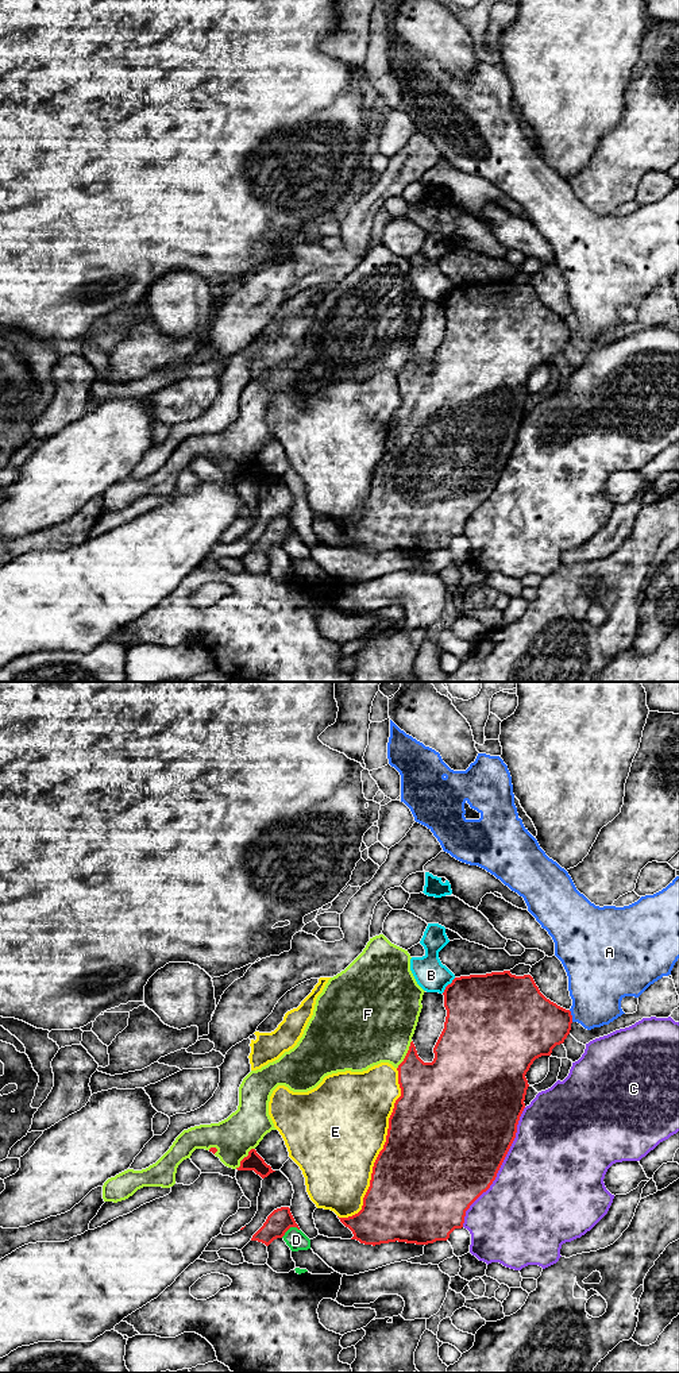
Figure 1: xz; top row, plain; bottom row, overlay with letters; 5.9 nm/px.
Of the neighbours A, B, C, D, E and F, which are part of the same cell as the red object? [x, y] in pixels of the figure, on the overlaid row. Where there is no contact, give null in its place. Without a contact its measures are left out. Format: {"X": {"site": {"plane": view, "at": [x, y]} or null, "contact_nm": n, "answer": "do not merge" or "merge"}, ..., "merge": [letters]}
{"A": {"site": {"plane": "xz", "at": [571, 1015]}, "contact_nm": 80, "answer": "do not merge"}, "B": {"site": {"plane": "xz", "at": [447, 986]}, "contact_nm": 130, "answer": "do not merge"}, "C": {"site": {"plane": "xz", "at": [500, 1167]}, "contact_nm": 800, "answer": "do not merge"}, "D": {"site": {"plane": "xz", "at": [289, 1227]}, "contact_nm": 120, "answer": "do not merge"}, "E": {"site": {"plane": "xz", "at": [382, 1149]}, "contact_nm": 950, "answer": "do not merge"}, "F": {"site": {"plane": "xz", "at": [406, 1055]}, "contact_nm": 190, "answer": "do not merge"}, "merge": []}

